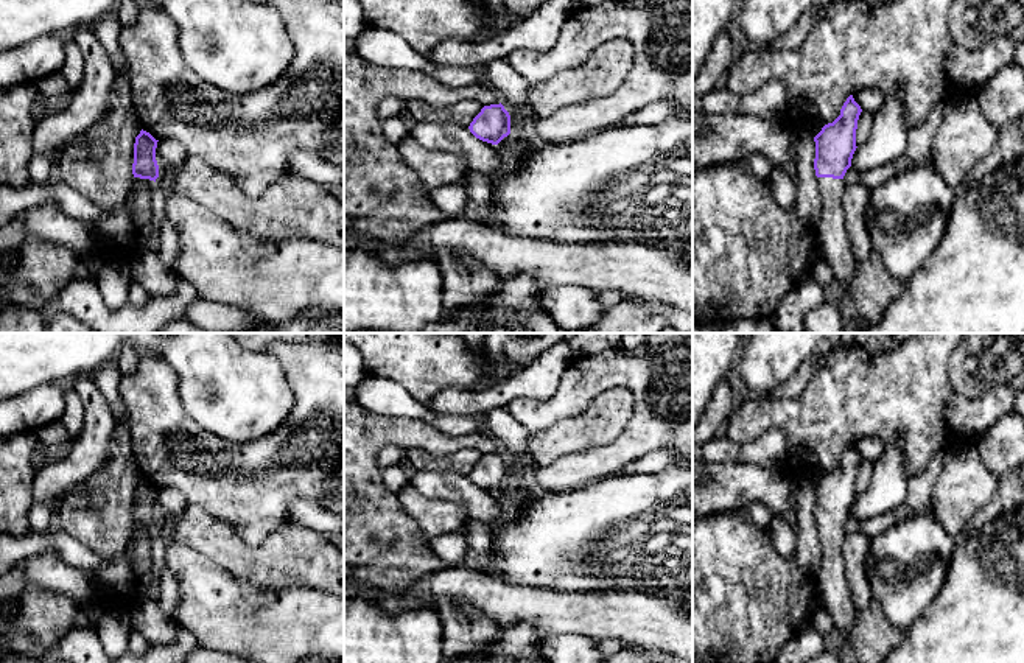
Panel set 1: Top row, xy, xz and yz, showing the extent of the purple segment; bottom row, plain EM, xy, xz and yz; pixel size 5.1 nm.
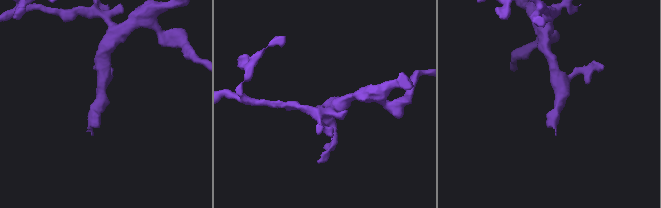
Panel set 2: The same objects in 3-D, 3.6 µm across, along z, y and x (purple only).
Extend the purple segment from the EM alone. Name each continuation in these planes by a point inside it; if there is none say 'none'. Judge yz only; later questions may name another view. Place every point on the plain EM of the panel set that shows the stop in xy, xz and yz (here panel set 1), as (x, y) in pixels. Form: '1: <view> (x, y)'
1: yz (831, 581)

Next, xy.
1: xy (120, 575)

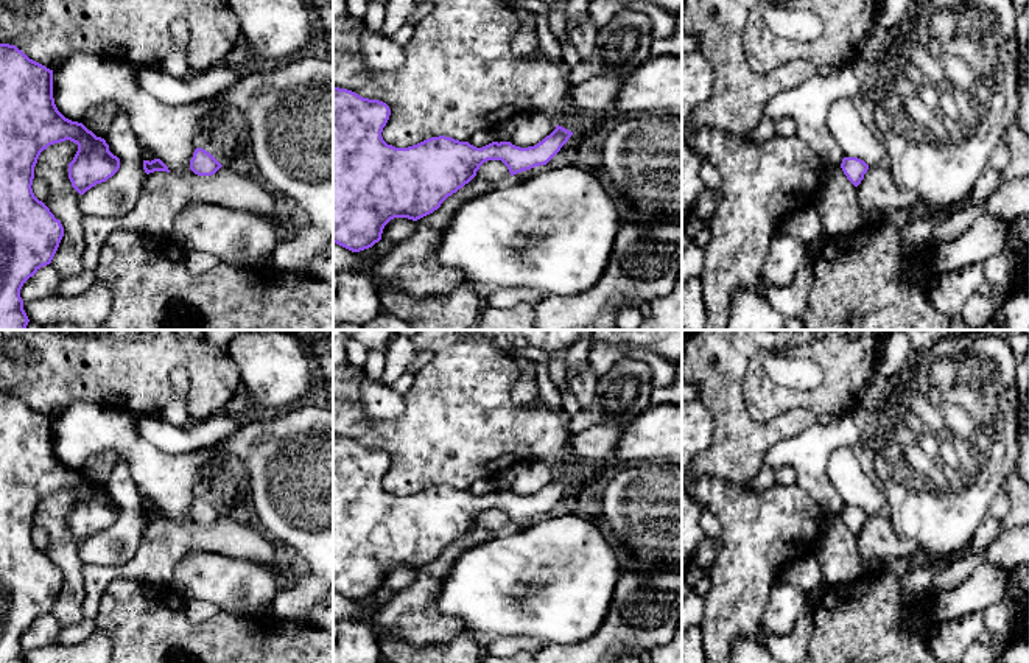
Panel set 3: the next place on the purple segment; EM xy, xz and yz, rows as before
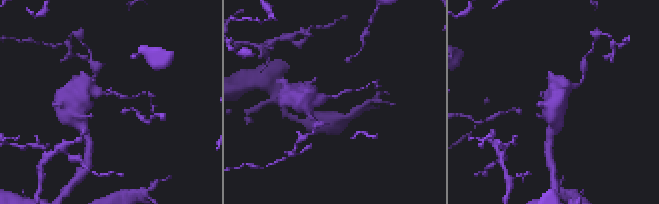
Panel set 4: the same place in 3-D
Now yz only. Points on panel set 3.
none

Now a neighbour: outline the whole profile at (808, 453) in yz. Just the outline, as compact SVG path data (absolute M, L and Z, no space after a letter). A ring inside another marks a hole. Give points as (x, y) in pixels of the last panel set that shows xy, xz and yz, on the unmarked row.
M848 412L825 425L816 422L800 434L777 442L767 450L764 465L792 467L797 482L813 495L822 512L827 517L841 515L844 503L827 475L827 465L834 450L858 442L859 433Z

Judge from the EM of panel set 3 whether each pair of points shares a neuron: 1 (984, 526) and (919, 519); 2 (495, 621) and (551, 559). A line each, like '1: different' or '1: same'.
1: different
2: same

